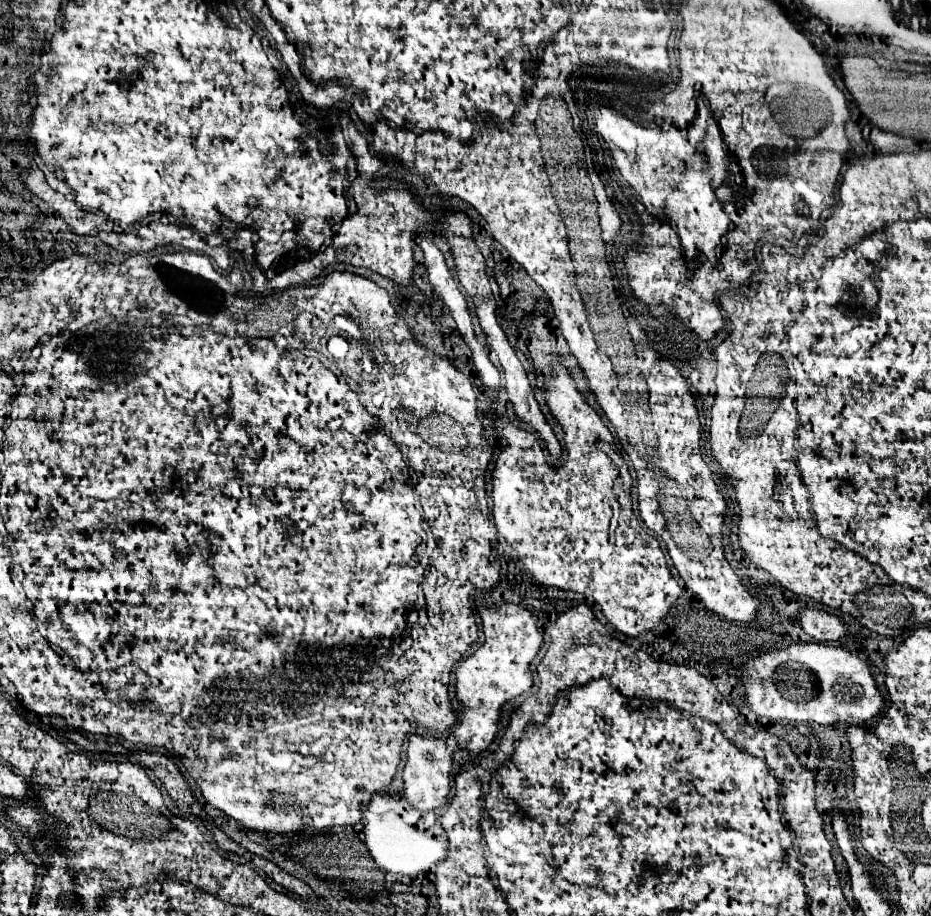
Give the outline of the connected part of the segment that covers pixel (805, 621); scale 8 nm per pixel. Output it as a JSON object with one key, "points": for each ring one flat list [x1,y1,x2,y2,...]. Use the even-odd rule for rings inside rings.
{"points":[[802,609,798,613,798,621,802,625,802,629,816,641,820,643,828,643,828,641,836,641,846,633,846,625,840,617,822,611,822,609]]}

